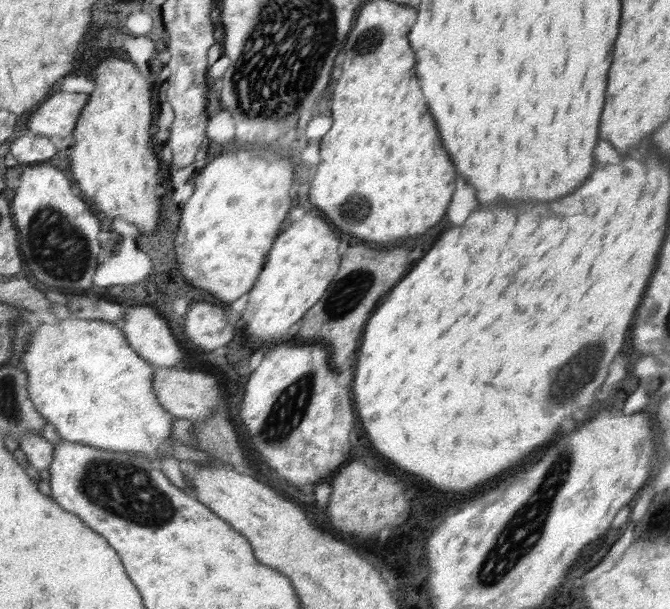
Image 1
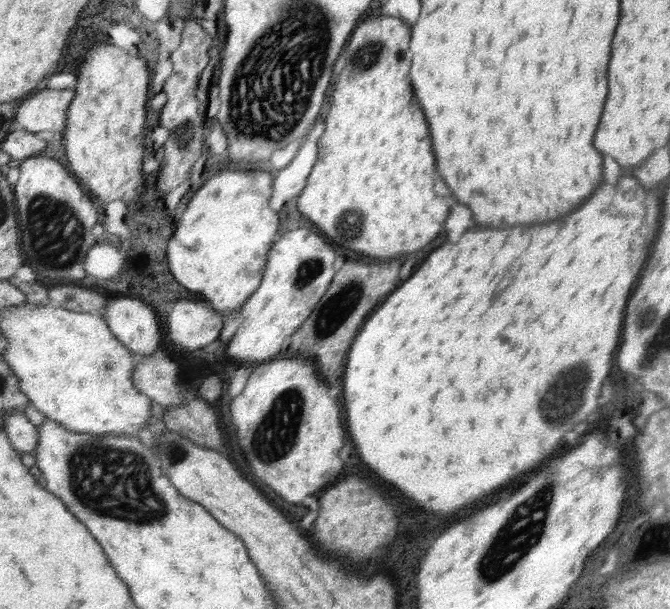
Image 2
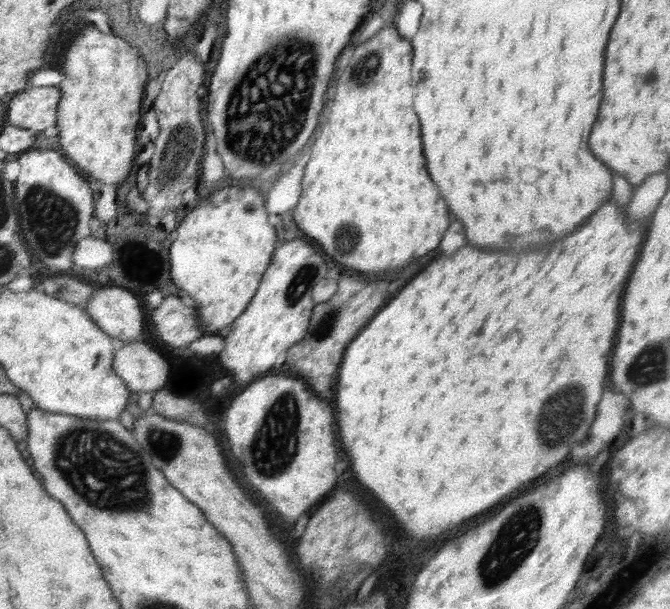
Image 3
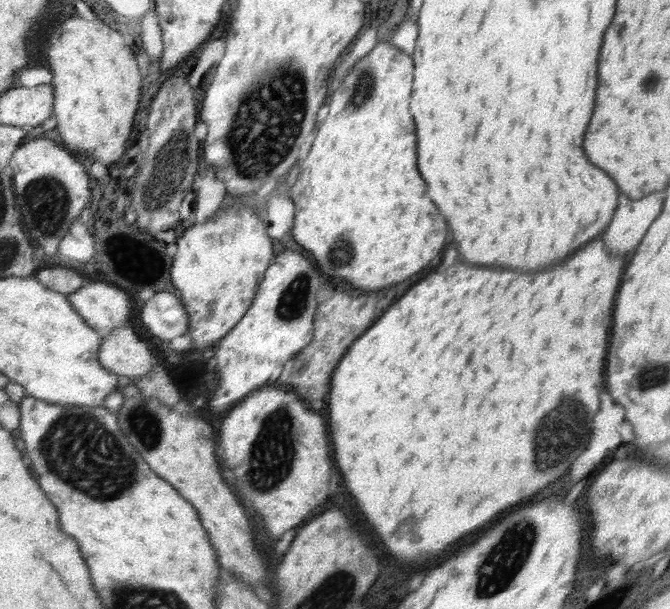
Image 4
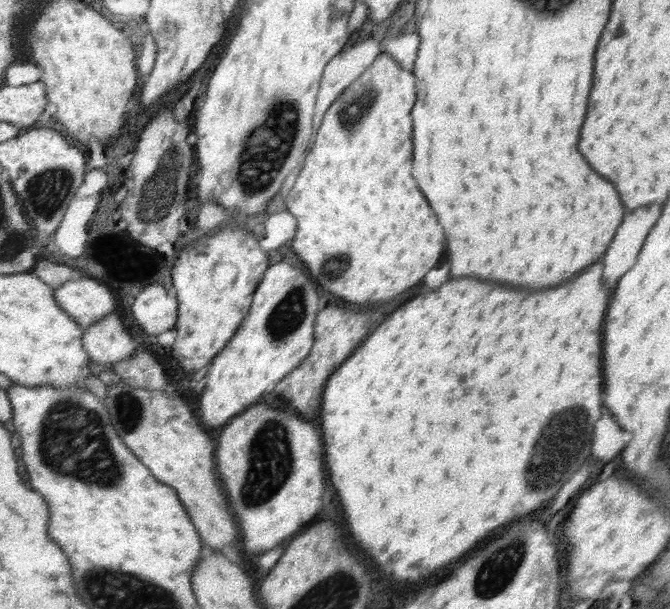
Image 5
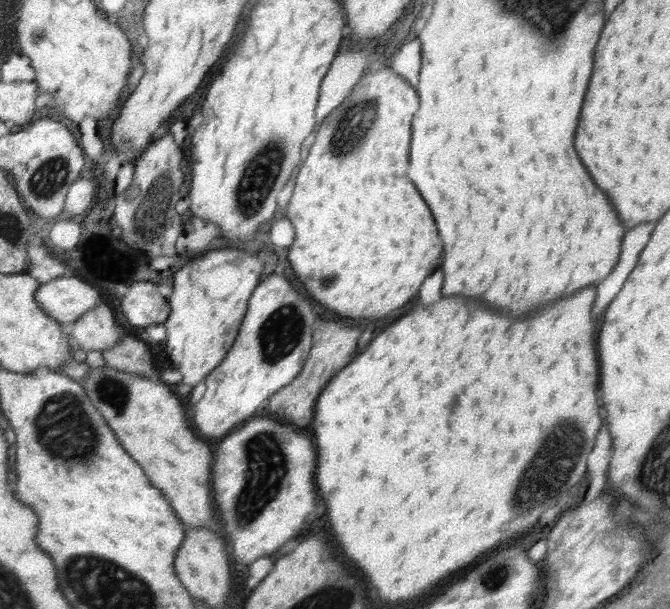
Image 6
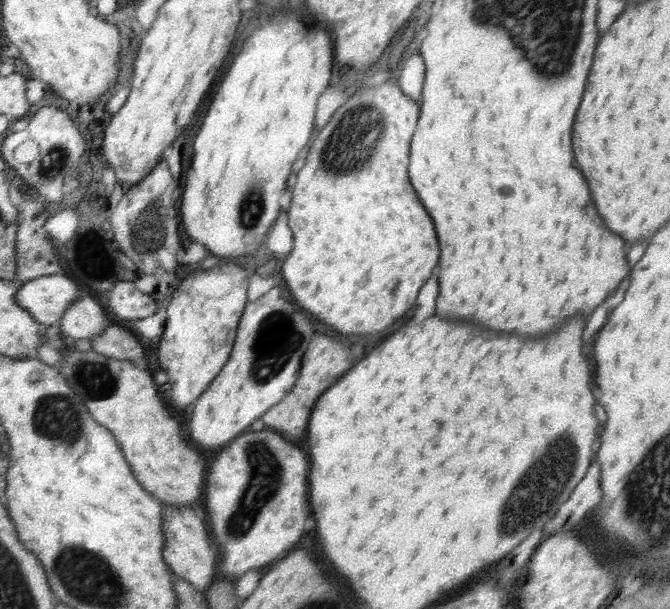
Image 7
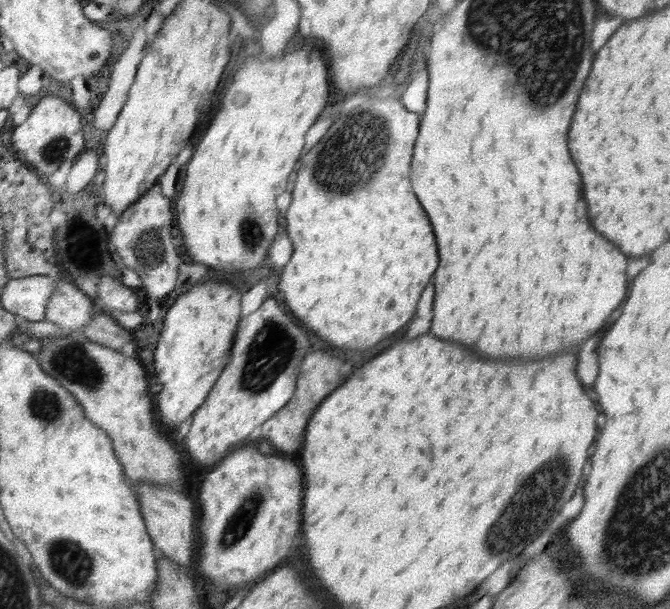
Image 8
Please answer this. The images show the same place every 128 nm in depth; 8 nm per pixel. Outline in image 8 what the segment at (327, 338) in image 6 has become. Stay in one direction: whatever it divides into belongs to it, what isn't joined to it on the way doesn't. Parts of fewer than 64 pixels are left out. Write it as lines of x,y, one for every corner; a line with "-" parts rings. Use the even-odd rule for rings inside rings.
326,350
312,352
312,354
307,354
306,358
303,358
296,390
292,398
280,411
274,413
272,417
262,423
261,436
264,448
275,451
277,454
292,454
304,442
304,434
309,418
324,398
340,386
340,378
336,378
336,372
342,368
342,364
344,364
342,358
334,358

